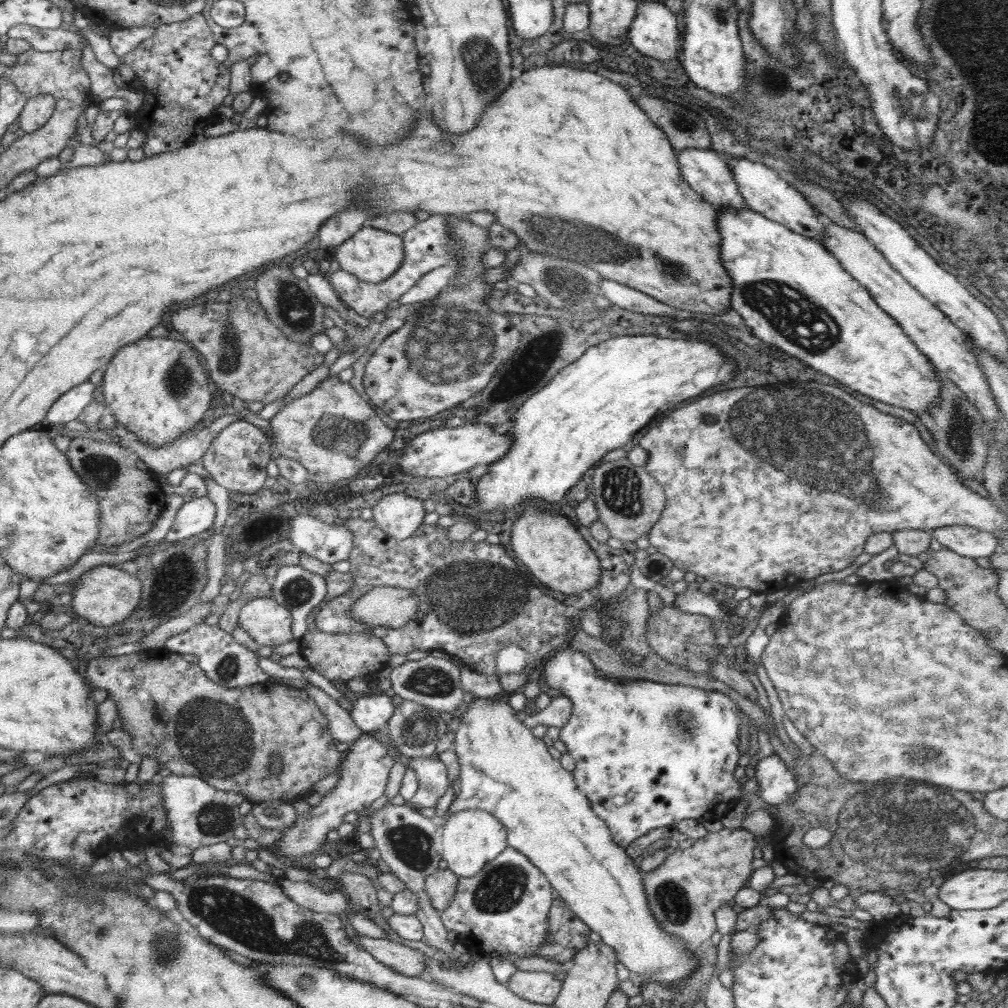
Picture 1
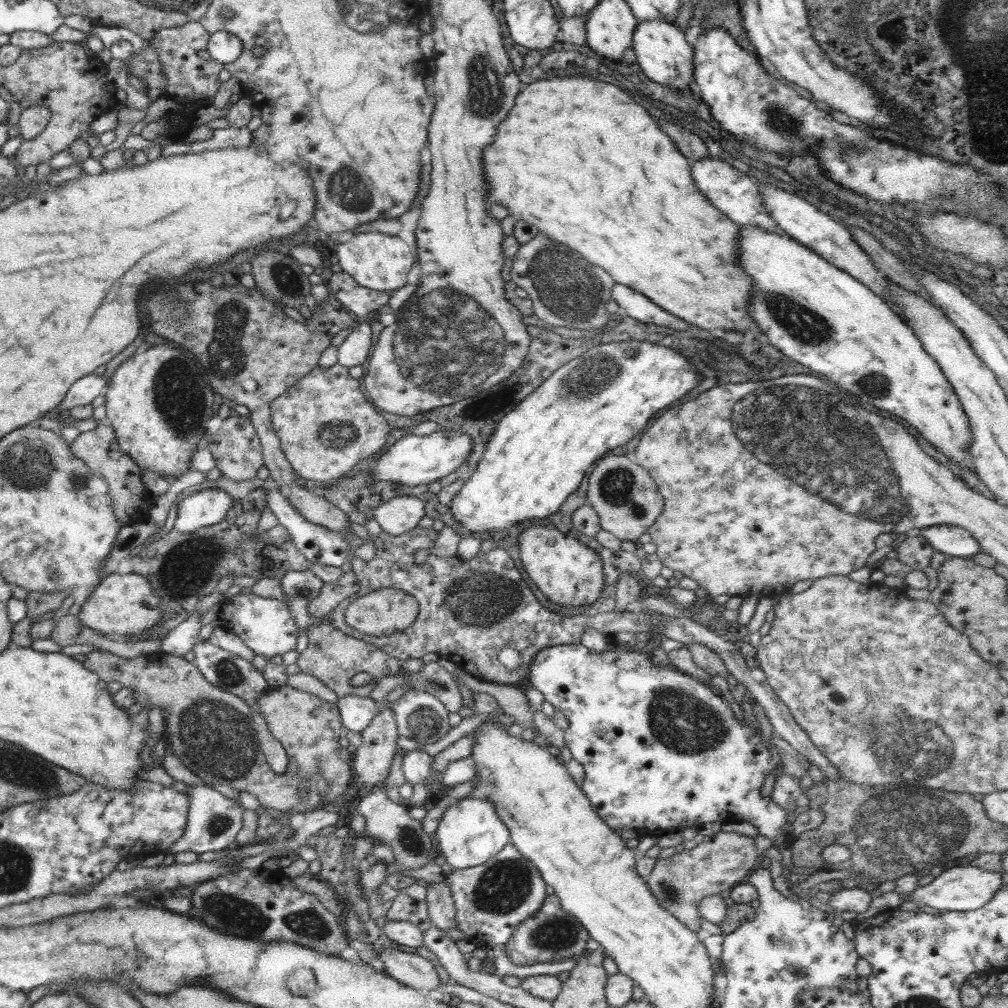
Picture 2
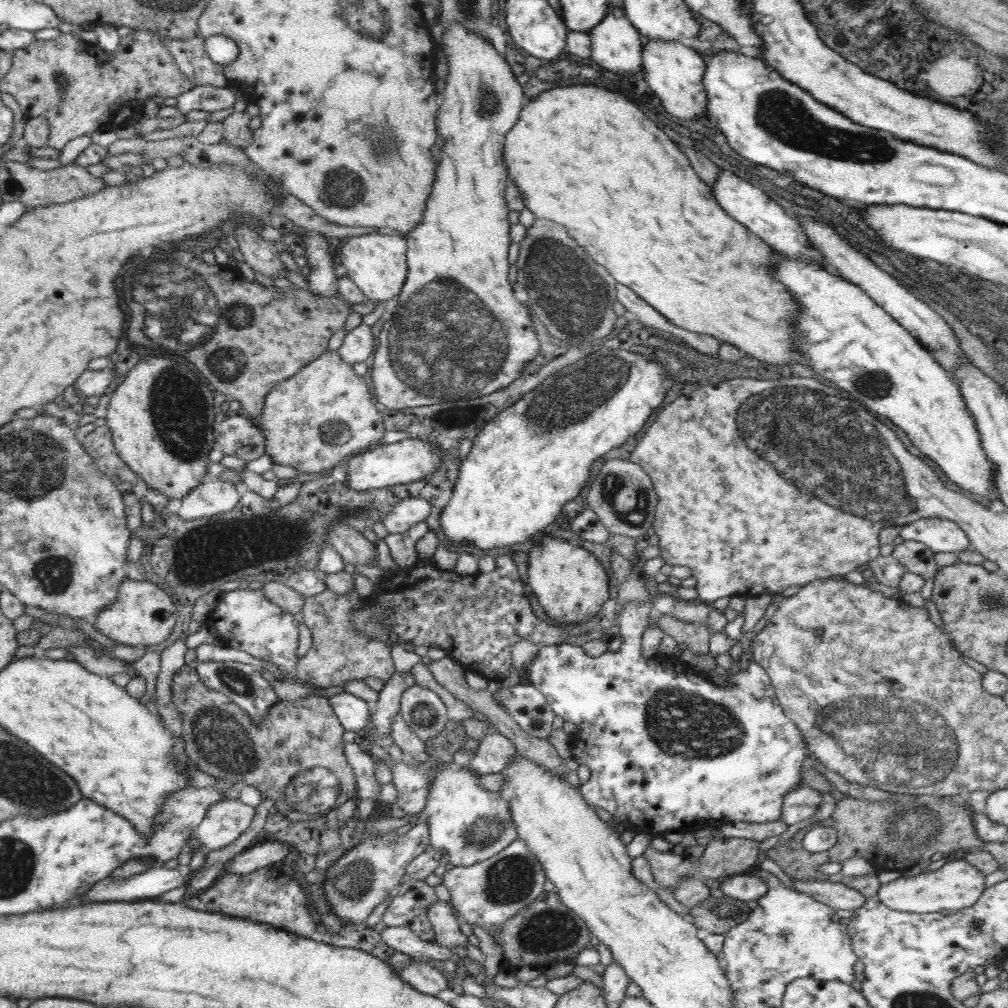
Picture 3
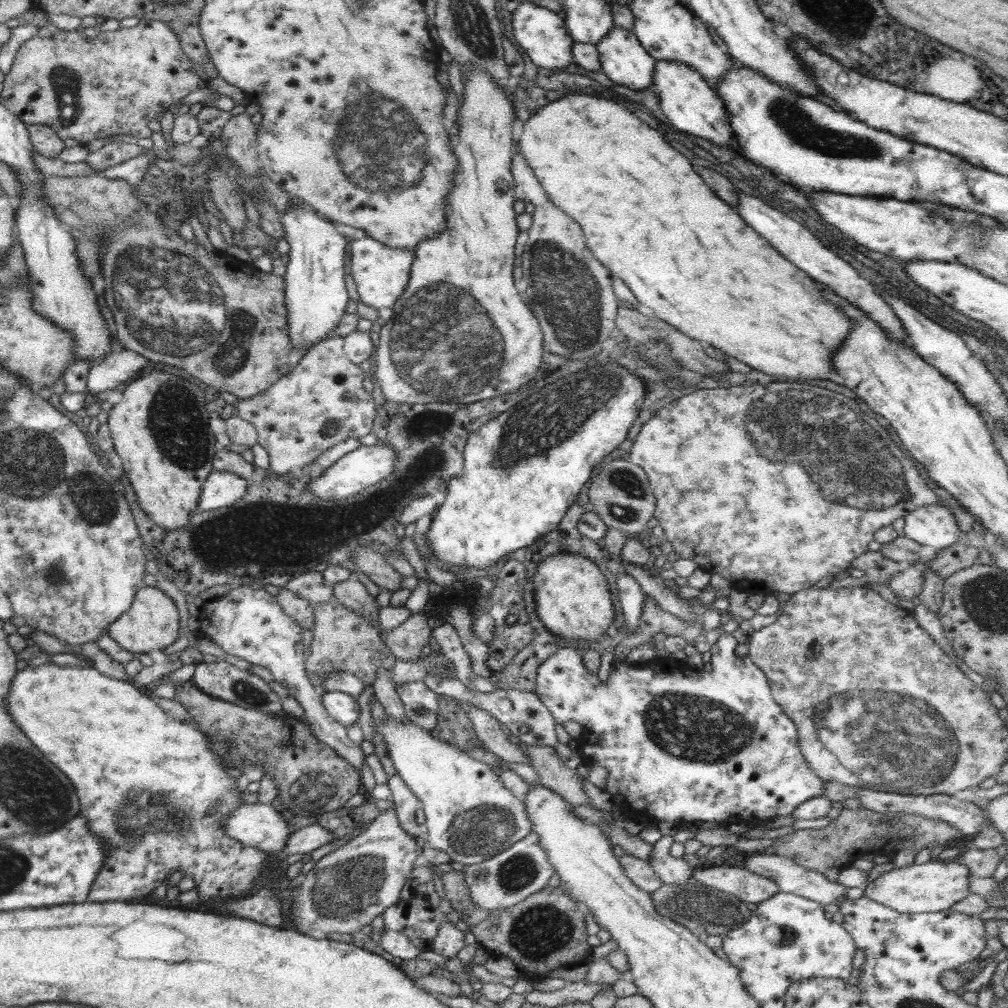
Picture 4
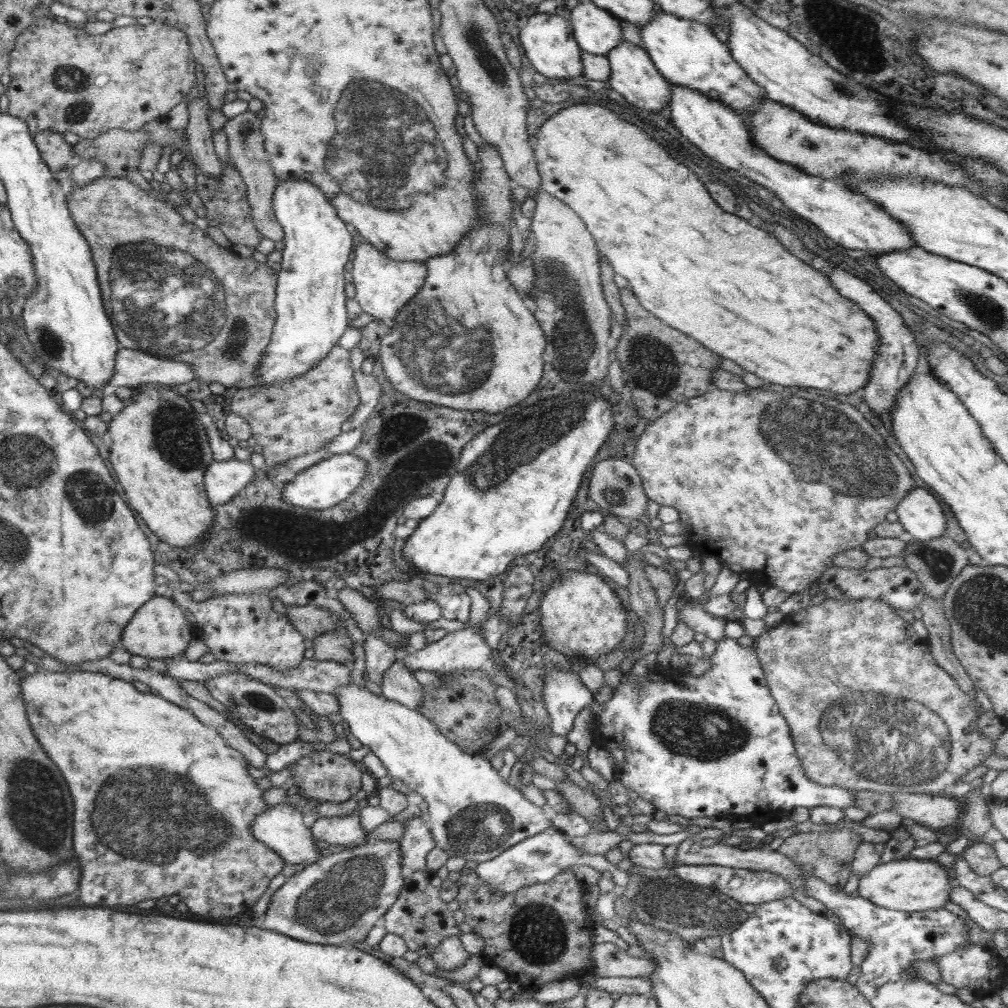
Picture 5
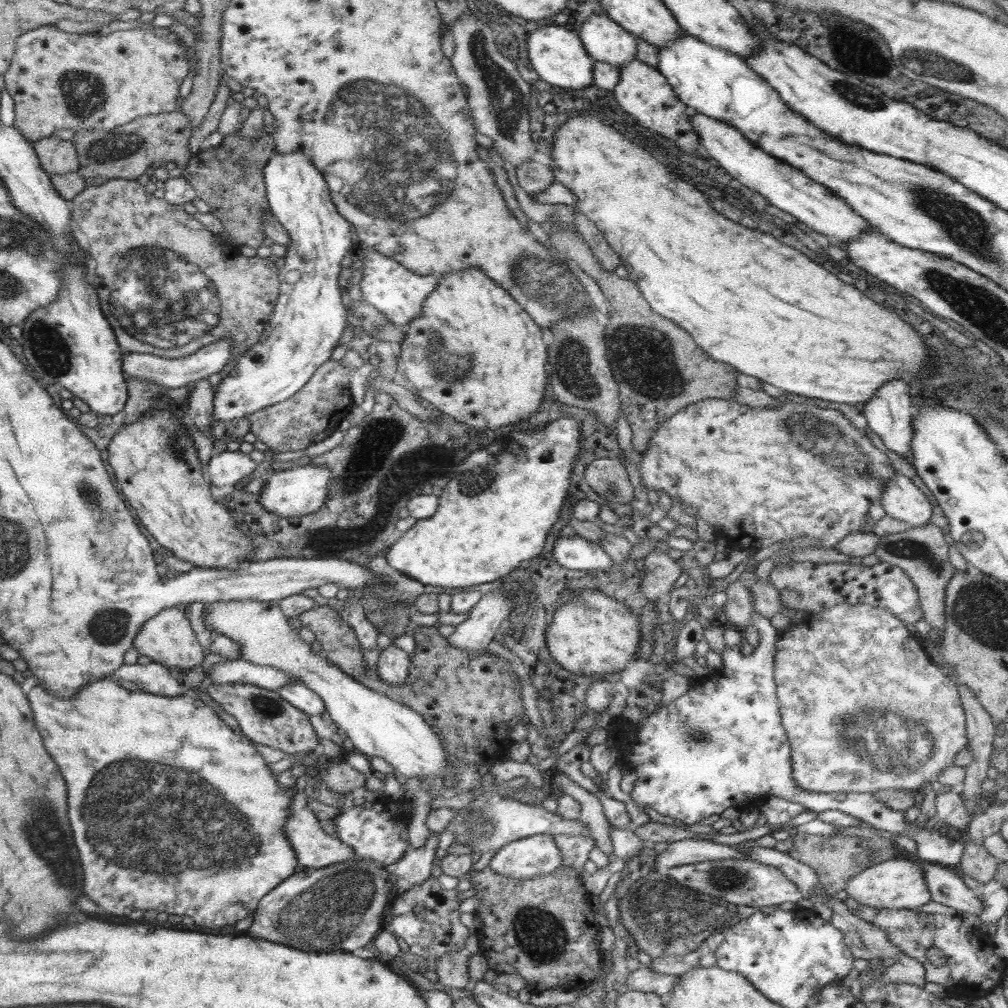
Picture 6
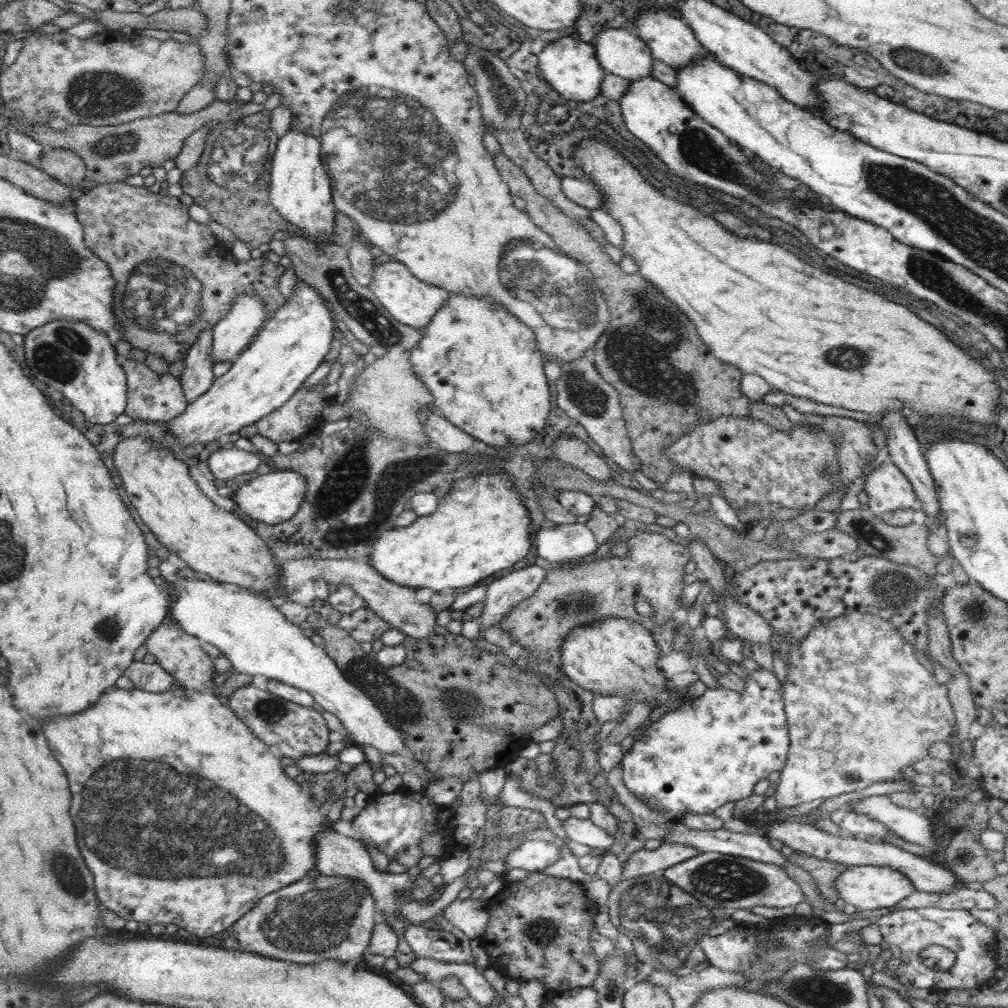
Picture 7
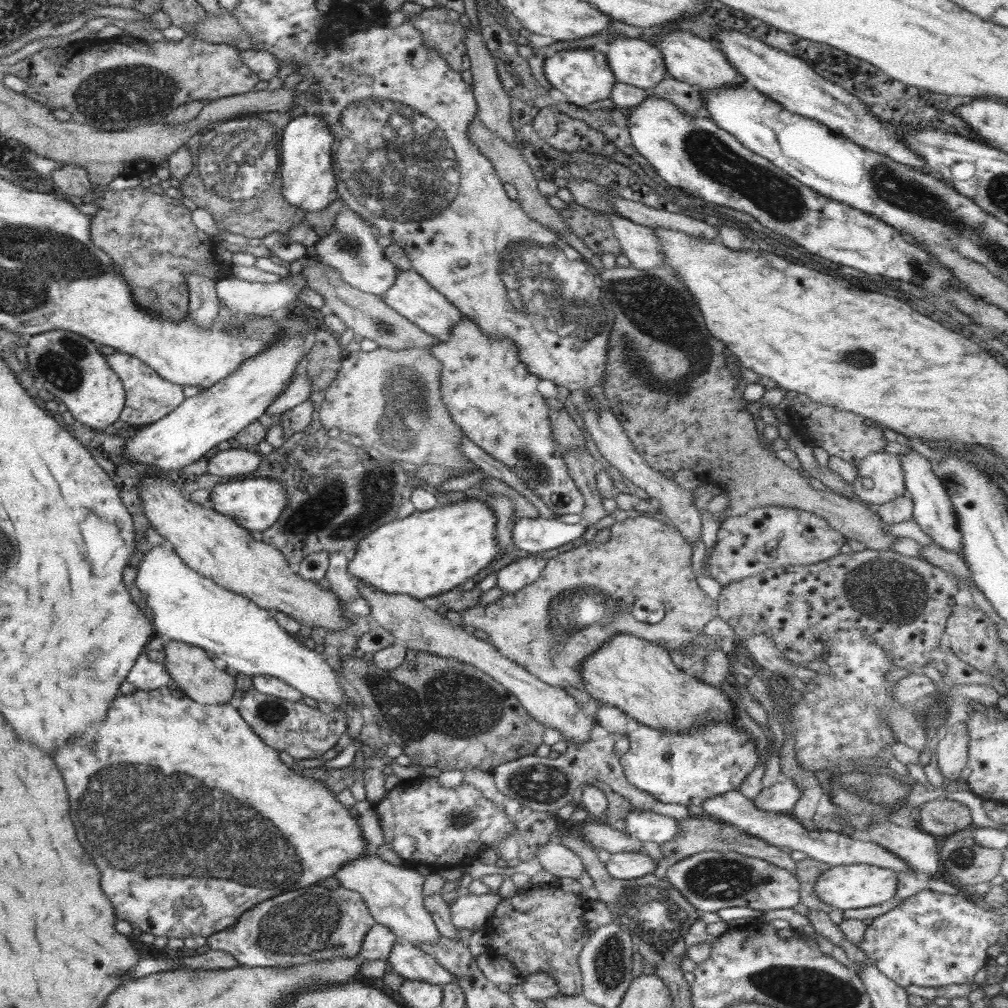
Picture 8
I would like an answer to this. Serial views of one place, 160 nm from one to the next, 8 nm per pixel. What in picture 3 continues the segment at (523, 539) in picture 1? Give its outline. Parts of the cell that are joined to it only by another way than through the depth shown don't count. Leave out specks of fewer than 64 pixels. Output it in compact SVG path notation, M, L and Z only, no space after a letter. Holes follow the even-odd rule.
M544 538L530 554L528 582L544 612L558 623L588 622L598 617L609 597L609 578L598 558L562 538Z

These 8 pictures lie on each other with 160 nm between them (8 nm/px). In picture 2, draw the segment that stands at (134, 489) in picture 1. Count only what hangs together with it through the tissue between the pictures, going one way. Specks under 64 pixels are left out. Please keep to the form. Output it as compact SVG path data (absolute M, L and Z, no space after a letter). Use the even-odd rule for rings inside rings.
M107 422L100 423L94 430L82 432L72 444L68 446L70 452L87 466L94 476L106 482L111 498L113 513L121 528L135 522L150 521L150 509L154 506L154 496L142 483L142 468L140 468L126 453L122 452L115 432Z

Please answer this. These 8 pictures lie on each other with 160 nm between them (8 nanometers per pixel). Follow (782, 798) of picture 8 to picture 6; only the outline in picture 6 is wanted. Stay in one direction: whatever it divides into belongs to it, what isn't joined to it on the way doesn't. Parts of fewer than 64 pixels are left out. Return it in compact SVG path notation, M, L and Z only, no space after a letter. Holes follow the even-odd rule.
M836 604L820 612L807 615L798 625L780 631L775 642L774 680L776 696L780 703L781 723L791 746L792 776L796 784L810 792L860 792L879 790L905 790L913 793L920 789L920 798L926 792L920 788L924 782L934 783L937 774L954 764L954 757L967 748L965 713L957 684L930 660L917 633L910 633L906 625L893 613L869 604Z

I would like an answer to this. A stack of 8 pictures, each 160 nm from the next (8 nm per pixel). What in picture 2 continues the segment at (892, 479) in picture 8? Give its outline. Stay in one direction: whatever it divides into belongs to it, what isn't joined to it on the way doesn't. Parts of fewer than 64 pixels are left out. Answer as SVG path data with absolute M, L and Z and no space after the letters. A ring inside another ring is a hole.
M949 524L913 529L909 533L898 533L891 546L895 548L900 546L908 535L914 534L923 536L935 551L942 552L945 556L971 558L981 551L981 546L970 532Z

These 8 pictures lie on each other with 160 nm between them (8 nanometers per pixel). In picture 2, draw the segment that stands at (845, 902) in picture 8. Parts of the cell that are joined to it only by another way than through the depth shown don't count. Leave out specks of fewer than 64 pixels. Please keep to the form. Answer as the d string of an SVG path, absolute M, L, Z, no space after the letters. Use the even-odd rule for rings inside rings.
M956 865L946 869L930 884L918 885L910 895L902 895L903 901L912 901L919 906L928 906L936 911L970 911L986 906L998 888L1002 888L1002 875L1000 872L988 872L986 869L972 865Z

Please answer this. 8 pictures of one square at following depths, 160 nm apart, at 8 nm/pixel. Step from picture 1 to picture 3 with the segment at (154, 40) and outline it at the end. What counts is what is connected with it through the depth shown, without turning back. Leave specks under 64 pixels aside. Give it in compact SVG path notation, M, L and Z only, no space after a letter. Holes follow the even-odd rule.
M198 33L184 40L164 36L163 43L173 56L179 72L182 72L182 76L194 87L229 86L223 74L223 66L216 64L208 56L204 48L205 39Z

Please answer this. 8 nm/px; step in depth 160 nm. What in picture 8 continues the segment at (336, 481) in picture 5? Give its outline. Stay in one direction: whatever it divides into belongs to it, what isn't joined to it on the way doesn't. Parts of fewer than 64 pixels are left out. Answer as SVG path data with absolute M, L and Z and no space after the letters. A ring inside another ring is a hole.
M266 478L233 479L227 484L216 484L210 492L213 509L234 519L236 524L253 532L262 532L272 526L286 508L286 492L278 481Z

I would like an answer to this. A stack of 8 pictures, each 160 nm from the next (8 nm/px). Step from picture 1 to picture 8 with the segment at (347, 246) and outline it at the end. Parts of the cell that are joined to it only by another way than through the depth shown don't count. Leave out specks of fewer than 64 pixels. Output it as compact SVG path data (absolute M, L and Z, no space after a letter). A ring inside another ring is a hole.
M413 268L400 271L394 284L381 296L382 300L398 314L407 318L424 332L438 337L441 341L450 340L451 328L463 318L463 314L443 294L440 294L425 278Z

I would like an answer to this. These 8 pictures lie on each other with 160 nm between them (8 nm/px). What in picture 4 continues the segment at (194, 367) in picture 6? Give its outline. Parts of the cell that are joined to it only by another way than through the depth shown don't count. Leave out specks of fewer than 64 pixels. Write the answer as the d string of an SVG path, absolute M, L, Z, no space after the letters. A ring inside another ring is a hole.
M124 348L120 352L109 352L100 362L94 363L89 370L88 391L97 393L121 389L142 374L148 366L150 366L150 361L137 352Z

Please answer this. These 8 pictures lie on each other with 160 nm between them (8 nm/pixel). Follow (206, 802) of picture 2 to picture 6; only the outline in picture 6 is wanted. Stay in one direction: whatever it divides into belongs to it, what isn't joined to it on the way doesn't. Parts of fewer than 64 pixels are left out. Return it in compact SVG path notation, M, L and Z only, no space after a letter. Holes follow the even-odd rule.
M300 789L296 798L291 801L291 815L284 825L284 834L288 837L299 864L308 869L326 868L332 864L354 860L355 857L358 857L335 834L328 834L320 827L318 817L307 805L308 800L307 794L304 794L304 791Z

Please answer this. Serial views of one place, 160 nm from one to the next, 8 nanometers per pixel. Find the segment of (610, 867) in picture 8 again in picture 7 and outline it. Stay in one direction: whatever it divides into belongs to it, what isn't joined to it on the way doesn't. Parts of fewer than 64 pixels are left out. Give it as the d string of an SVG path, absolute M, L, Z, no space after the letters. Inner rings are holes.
M664 841L655 850L637 850L622 867L622 880L652 874L699 855L701 850L687 844Z

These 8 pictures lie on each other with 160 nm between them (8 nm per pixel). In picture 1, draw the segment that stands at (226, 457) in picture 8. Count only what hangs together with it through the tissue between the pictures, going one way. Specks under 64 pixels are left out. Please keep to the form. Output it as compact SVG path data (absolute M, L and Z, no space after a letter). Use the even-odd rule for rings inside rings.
M208 497L190 500L181 505L164 540L184 540L208 530L214 524L216 507Z

